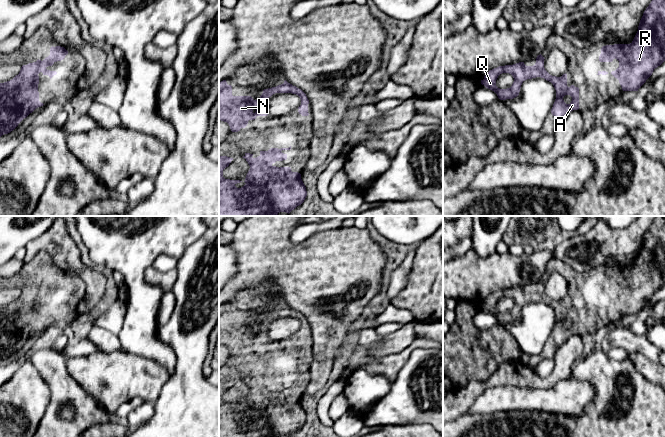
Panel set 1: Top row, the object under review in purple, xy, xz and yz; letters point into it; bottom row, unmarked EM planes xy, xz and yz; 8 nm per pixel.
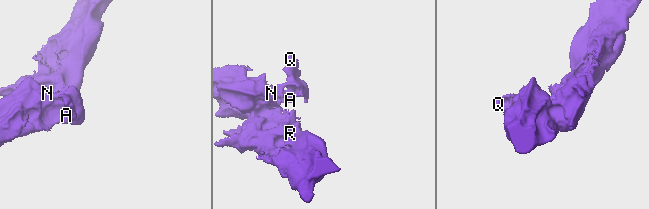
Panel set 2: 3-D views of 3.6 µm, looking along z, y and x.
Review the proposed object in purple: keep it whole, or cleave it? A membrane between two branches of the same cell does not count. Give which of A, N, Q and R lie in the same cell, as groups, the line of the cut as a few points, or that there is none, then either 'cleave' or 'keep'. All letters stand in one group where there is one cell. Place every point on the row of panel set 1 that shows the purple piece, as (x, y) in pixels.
groups A N Q R; cut none; keep

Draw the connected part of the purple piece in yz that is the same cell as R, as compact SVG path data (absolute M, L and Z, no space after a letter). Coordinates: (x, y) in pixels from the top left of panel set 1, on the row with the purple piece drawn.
M665 0L651 1L630 44L606 45L601 48L600 62L612 62L615 58L619 61L619 67L611 74L619 80L622 90L638 91L654 69L665 61Z

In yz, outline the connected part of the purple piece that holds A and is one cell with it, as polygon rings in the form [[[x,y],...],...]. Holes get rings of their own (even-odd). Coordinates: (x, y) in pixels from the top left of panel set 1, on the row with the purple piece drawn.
[[[540,54],[536,58],[533,66],[526,66],[524,62],[513,65],[499,66],[490,70],[481,80],[481,84],[494,91],[500,100],[513,99],[519,95],[522,83],[527,79],[536,77],[544,78],[551,82],[556,90],[556,99],[551,109],[557,123],[564,119],[568,113],[579,109],[579,88],[571,85],[567,86],[567,74],[561,77],[550,75],[544,68],[544,57]],[[502,73],[509,73],[513,76],[514,82],[510,88],[500,89],[496,86],[496,80]],[[565,95],[570,95],[572,101],[566,104],[563,100]]]

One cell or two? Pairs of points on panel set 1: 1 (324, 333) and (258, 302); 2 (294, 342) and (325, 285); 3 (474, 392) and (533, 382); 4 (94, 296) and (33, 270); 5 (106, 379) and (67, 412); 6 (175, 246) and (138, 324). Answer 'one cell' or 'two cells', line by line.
1: two cells
2: two cells
3: one cell
4: two cells
5: two cells
6: one cell

